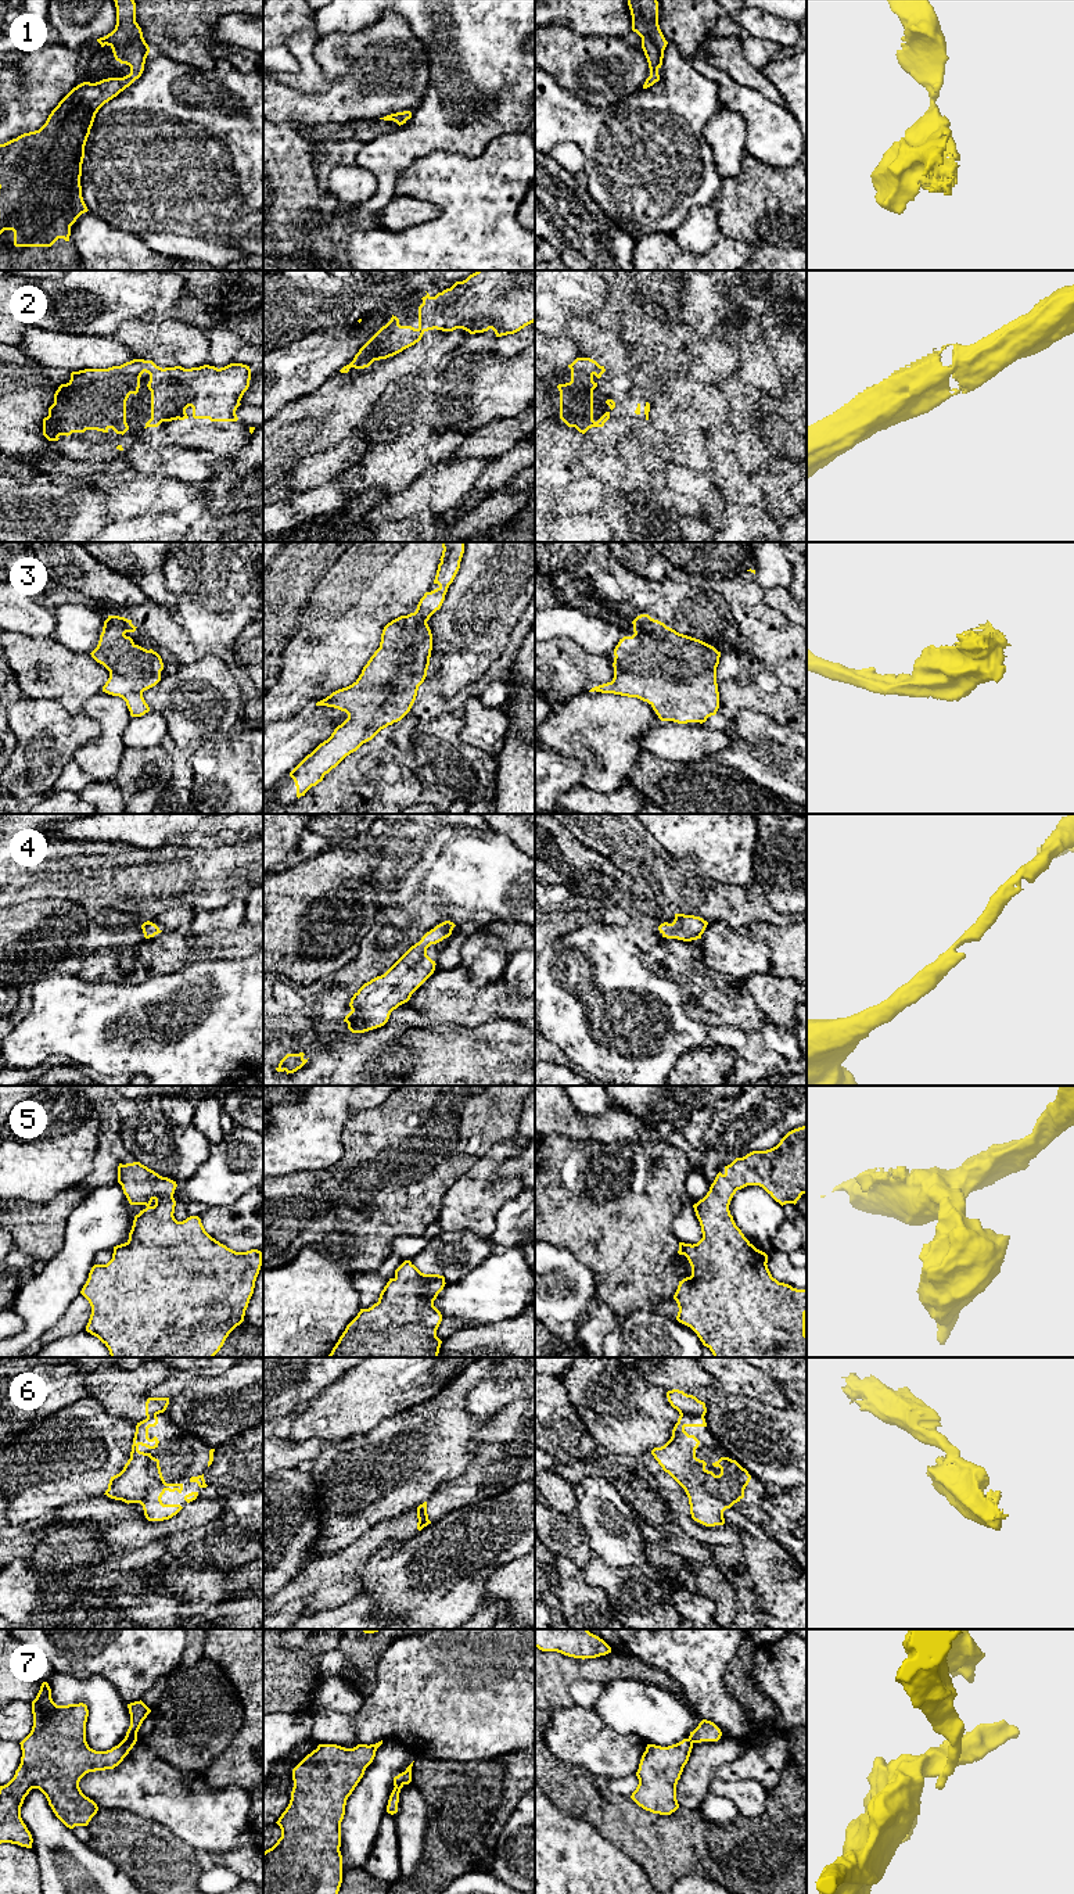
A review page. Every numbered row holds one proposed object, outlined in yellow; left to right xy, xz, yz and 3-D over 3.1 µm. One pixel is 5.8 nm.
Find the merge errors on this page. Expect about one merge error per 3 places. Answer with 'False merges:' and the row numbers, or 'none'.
False merges: 6, 7

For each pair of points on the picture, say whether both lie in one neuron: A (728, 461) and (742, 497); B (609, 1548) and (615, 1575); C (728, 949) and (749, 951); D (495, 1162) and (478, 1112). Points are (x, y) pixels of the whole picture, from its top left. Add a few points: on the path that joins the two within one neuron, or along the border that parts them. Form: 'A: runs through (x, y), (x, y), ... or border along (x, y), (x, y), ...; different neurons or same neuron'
A: runs through (728, 469), (728, 476), (737, 488); same neuron
B: border along (592, 1552), (610, 1567), (620, 1570); different neurons
C: runs through (733, 951), (743, 951); same neuron
D: border along (513, 1139), (496, 1143), (469, 1170); different neurons

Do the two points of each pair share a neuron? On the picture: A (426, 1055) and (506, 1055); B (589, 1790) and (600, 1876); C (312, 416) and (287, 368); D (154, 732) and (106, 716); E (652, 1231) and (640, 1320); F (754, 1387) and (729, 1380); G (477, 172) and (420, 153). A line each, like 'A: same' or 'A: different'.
A: same
B: different
C: different
D: different
E: different
F: same
G: same

